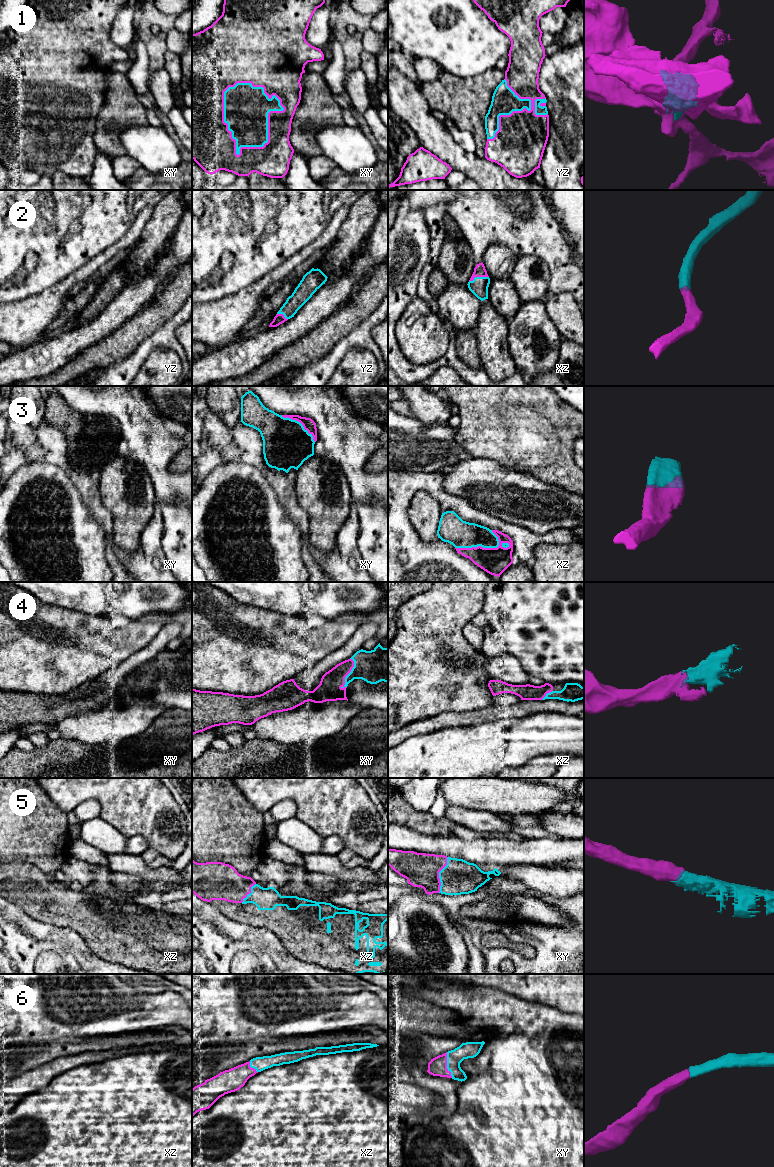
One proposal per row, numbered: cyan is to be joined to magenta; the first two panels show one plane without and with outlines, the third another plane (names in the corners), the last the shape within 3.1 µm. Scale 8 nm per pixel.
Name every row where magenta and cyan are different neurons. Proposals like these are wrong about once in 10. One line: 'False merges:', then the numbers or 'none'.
False merges: none

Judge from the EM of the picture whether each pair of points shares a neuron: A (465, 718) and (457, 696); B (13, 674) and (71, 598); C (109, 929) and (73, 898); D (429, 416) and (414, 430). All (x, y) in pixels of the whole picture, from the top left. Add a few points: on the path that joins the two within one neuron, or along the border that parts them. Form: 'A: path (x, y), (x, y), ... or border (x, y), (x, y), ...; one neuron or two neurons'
A: border (485, 707), (465, 711), (448, 711), (439, 714); two neurons
B: border (42, 600), (49, 604), (78, 610), (87, 614); two neurons
C: path (100, 921), (92, 917), (82, 907); one neuron
D: border (411, 414), (425, 423), (445, 423); two neurons

